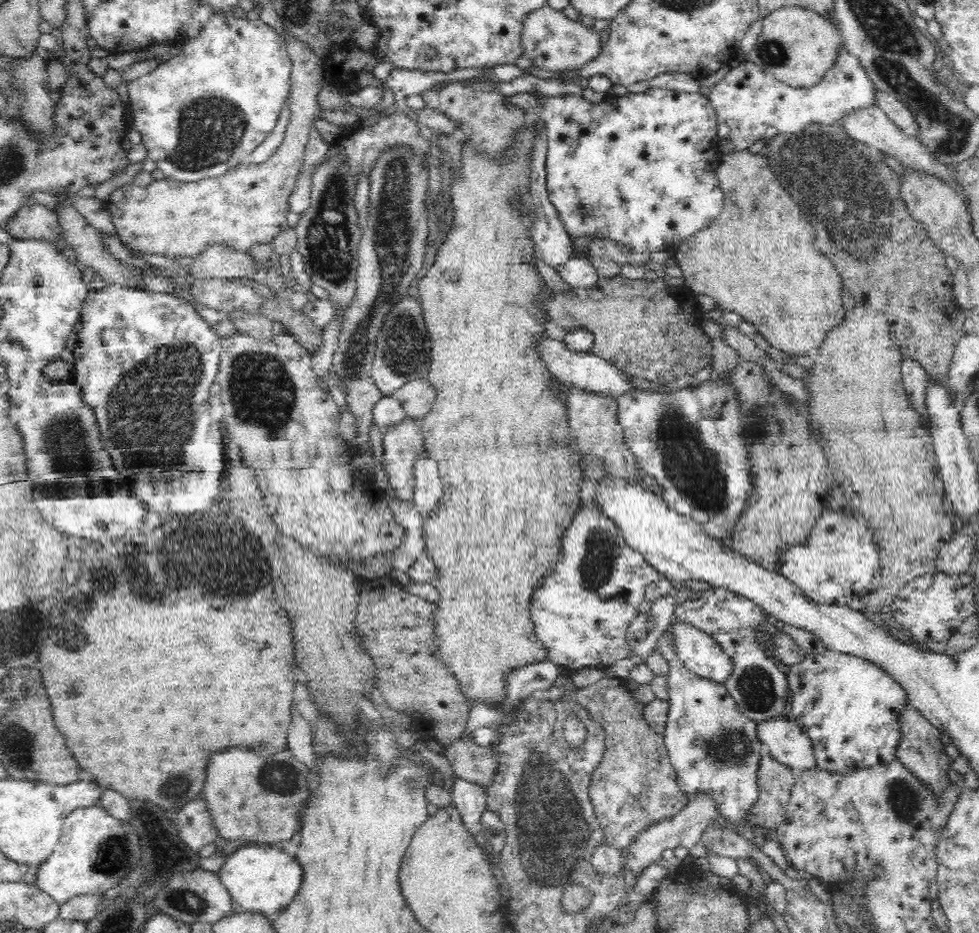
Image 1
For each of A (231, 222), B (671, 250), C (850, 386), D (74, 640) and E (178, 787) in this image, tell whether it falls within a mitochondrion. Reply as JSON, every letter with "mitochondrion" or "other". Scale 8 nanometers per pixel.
{"A":"other","B":"other","C":"other","D":"mitochondrion","E":"mitochondrion"}

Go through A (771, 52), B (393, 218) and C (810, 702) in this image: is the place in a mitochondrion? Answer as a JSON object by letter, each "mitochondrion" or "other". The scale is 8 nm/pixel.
{"A":"mitochondrion","B":"mitochondrion","C":"other"}

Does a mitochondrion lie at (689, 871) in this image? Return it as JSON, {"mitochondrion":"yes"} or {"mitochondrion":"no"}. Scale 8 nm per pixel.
{"mitochondrion":"no"}

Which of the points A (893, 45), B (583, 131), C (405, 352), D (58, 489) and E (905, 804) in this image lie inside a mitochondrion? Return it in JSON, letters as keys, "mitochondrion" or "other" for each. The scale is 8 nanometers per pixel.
{"A":"mitochondrion","B":"other","C":"mitochondrion","D":"other","E":"mitochondrion"}

